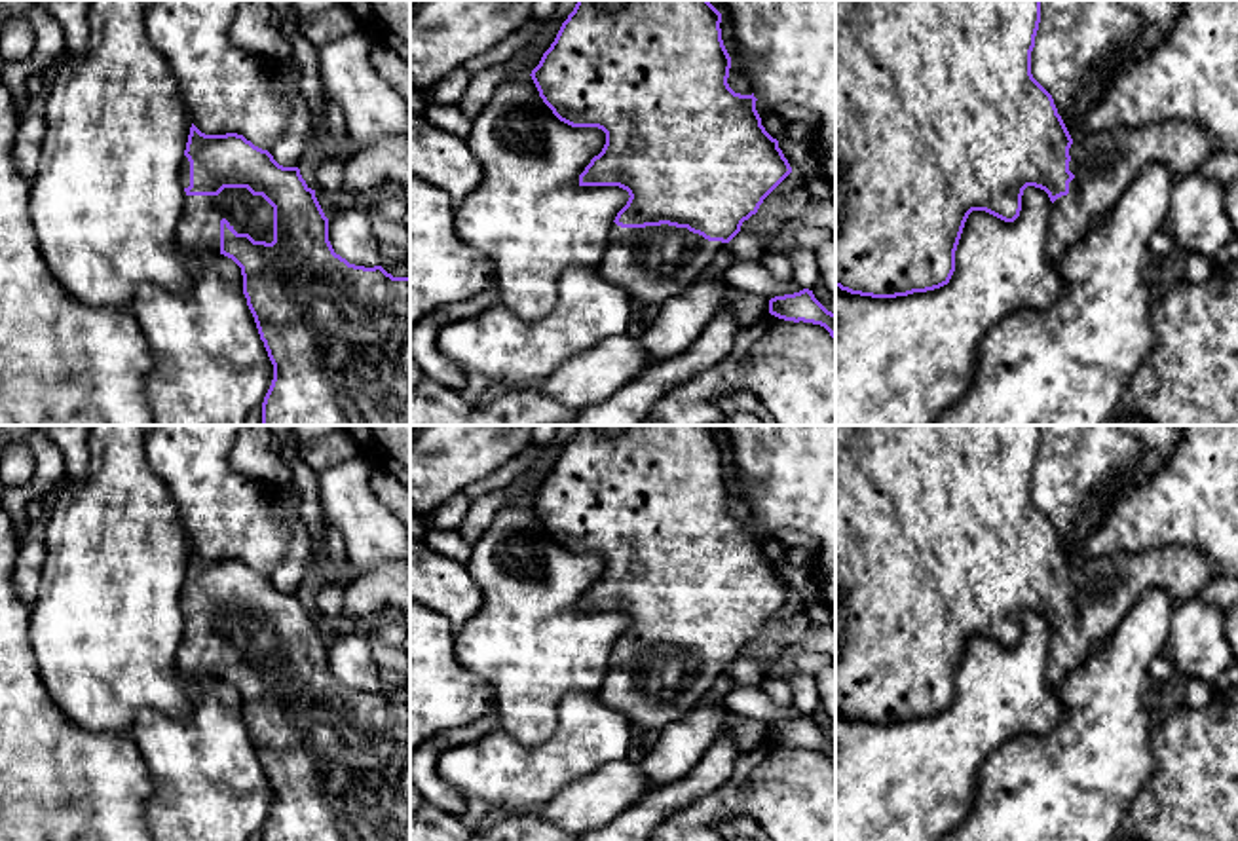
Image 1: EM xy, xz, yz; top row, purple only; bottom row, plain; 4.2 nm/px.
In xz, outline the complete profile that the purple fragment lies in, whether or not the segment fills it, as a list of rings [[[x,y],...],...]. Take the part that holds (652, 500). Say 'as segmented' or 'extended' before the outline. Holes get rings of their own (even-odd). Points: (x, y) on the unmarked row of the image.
extended; [[[577,425],[530,499],[539,522],[560,547],[606,558],[606,570],[579,600],[579,611],[619,611],[630,623],[613,645],[596,695],[625,714],[649,744],[712,691],[742,647],[792,598],[778,566],[761,551],[754,518],[735,518],[727,509],[731,482],[720,448],[722,439],[708,425]]]

